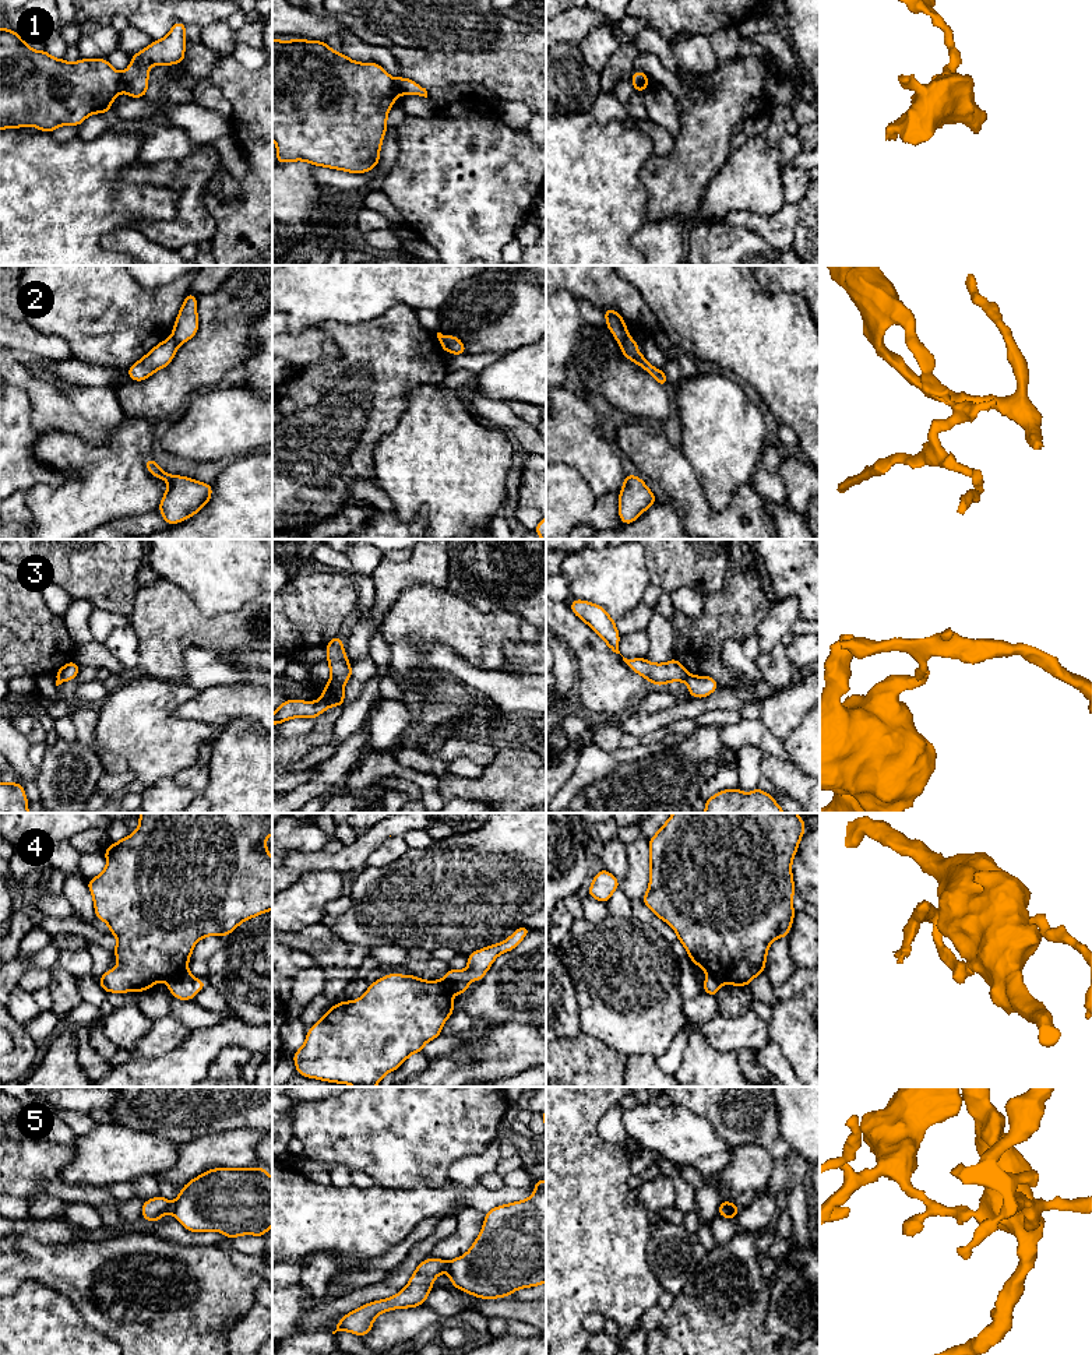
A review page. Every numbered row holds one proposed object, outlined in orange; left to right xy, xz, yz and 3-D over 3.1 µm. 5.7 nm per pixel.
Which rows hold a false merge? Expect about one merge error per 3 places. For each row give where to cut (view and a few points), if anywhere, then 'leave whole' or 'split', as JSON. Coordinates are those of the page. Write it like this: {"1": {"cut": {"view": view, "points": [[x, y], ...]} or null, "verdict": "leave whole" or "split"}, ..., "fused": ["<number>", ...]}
{"1": {"cut": {"view": "xy", "points": [[123, 74], [120, 88]]}, "verdict": "split"}, "2": {"cut": {"view": "xz", "points": [[444, 335], [450, 352]]}, "verdict": "split"}, "3": {"cut": {"view": "xz", "points": [[331, 678], [342, 685]]}, "verdict": "split"}, "4": {"cut": {"view": "xy", "points": [[186, 968], [166, 981]]}, "verdict": "split"}, "5": {"cut": {"view": "xz", "points": [[446, 1262], [447, 1270]]}, "verdict": "split"}, "fused": ["1", "2", "3", "4", "5"]}

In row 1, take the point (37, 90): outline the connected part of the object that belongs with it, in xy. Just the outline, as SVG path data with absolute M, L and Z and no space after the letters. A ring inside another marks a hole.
M0 28L0 130L32 126L42 131L53 131L60 126L80 126L89 115L109 113L115 98L121 92L123 74L115 70L106 59L80 59L67 63L52 57L47 50L34 50L21 35Z

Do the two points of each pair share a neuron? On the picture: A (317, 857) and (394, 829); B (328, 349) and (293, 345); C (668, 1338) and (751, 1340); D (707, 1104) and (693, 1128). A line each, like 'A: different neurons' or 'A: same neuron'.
A: same neuron
B: same neuron
C: same neuron
D: different neurons

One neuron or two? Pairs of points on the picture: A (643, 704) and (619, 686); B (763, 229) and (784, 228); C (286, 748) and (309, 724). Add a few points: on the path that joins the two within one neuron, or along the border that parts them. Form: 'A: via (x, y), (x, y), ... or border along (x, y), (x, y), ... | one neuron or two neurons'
A: border along (652, 685), (633, 704) | two neurons
B: via (768, 228), (778, 228) | one neuron
C: border along (316, 720), (316, 725), (310, 731), (286, 738) | two neurons

